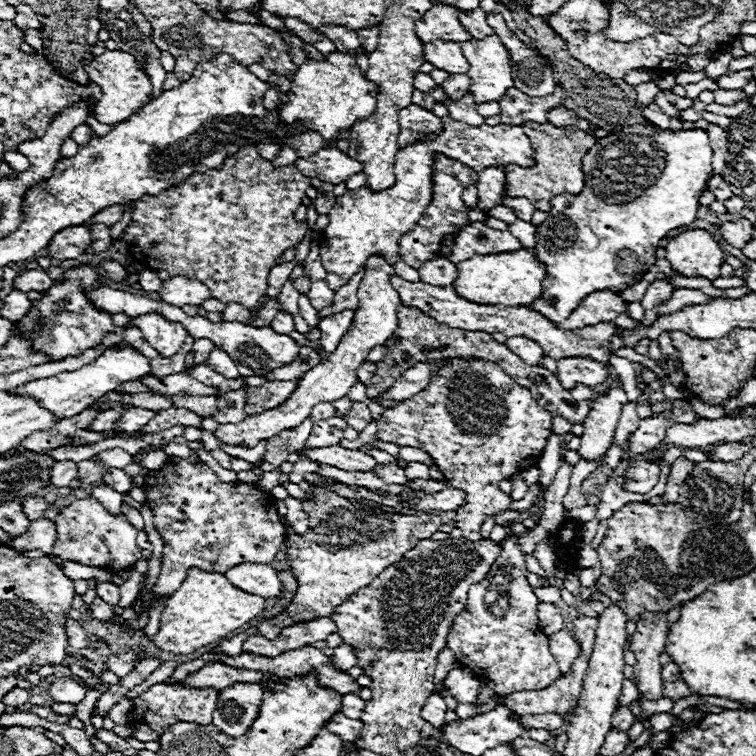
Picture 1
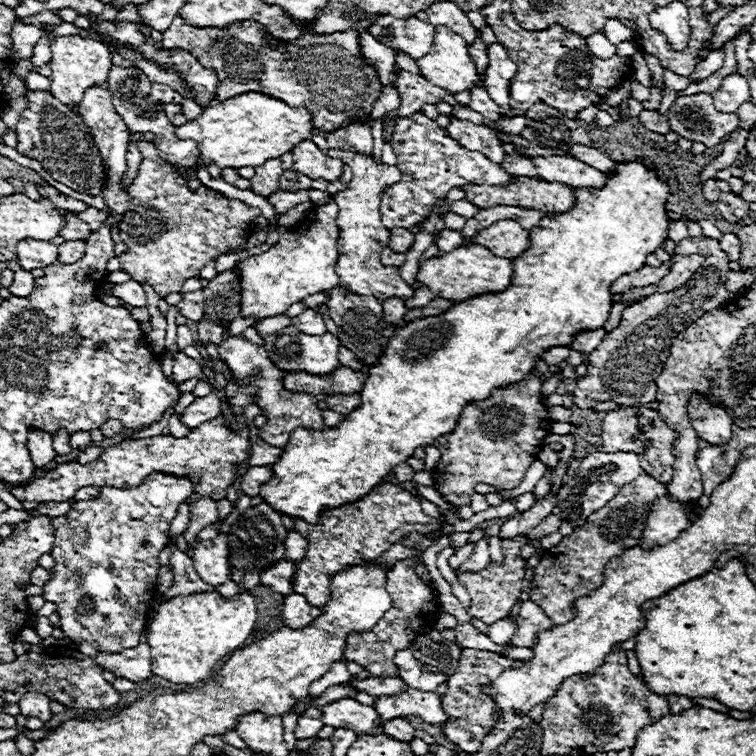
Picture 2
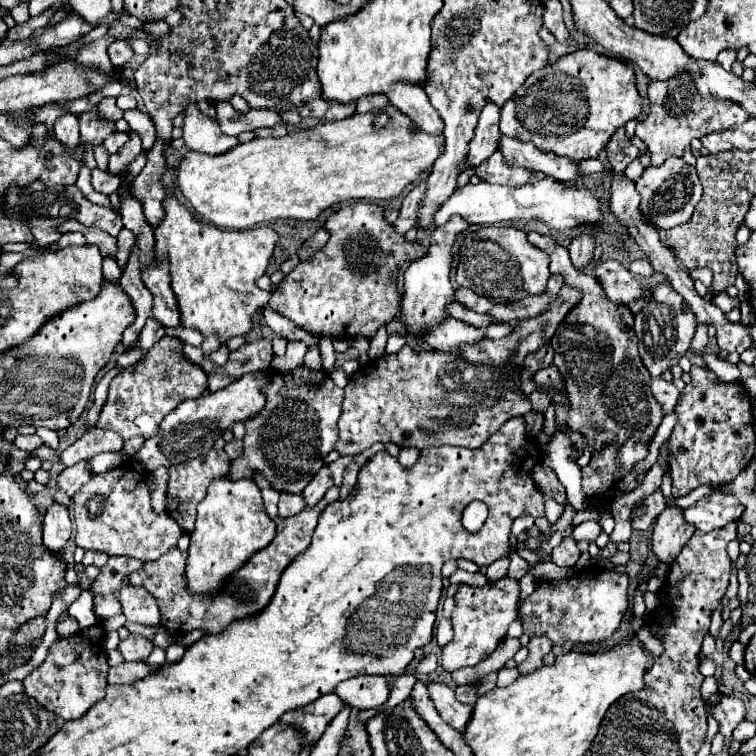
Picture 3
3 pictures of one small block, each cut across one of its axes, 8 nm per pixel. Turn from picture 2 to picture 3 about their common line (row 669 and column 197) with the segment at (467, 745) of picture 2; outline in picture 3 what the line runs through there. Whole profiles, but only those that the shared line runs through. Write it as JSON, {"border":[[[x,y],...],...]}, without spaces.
{"border":[[[210,450],[208,454],[202,454],[194,460],[188,460],[184,464],[172,466],[170,468],[170,480],[168,480],[168,506],[166,512],[180,524],[184,532],[194,530],[194,520],[196,520],[196,506],[202,502],[202,496],[206,496],[206,488],[210,486],[212,480],[222,478],[230,468],[230,458],[226,456],[224,450]]]}

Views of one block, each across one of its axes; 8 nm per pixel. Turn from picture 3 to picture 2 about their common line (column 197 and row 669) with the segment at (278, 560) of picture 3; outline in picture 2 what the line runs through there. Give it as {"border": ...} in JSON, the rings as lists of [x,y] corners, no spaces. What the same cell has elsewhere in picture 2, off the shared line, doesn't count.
{"border":[[[616,644],[604,664],[588,676],[572,676],[560,684],[542,714],[542,746],[598,746],[598,752],[620,752],[636,744],[636,734],[670,712],[668,700],[646,688],[628,670],[626,650]]]}

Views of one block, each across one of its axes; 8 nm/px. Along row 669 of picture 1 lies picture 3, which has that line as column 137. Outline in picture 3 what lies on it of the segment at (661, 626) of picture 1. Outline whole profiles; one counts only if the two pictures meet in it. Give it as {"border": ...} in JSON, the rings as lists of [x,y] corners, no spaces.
{"border":[[[130,634],[126,640],[120,642],[118,650],[122,652],[124,660],[144,660],[148,658],[148,654],[152,652],[152,642],[140,634]]]}

